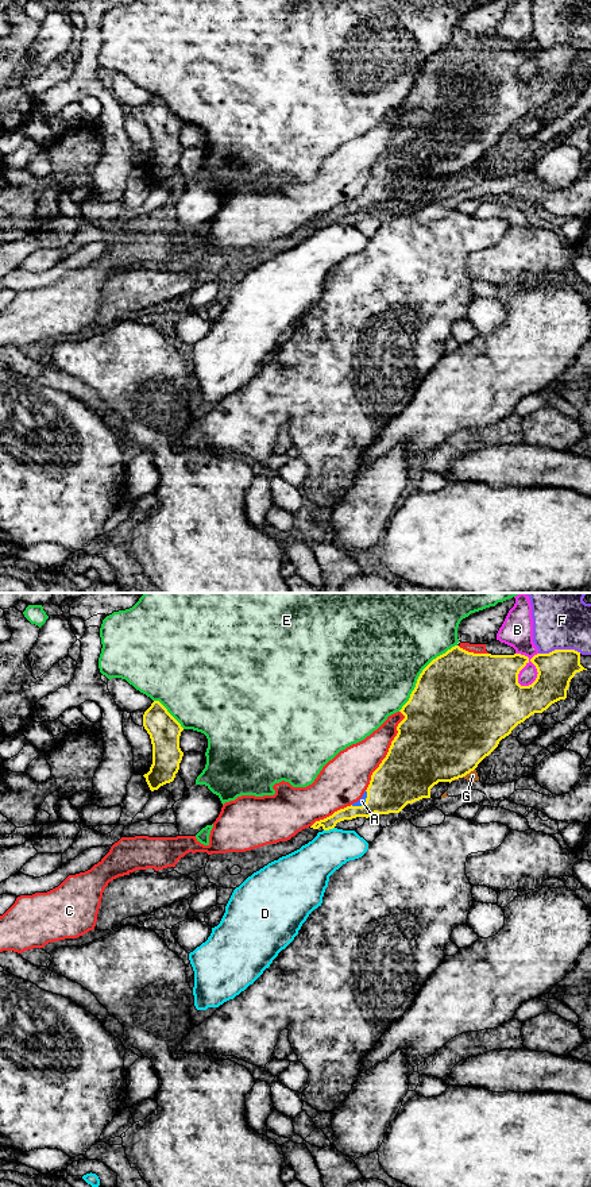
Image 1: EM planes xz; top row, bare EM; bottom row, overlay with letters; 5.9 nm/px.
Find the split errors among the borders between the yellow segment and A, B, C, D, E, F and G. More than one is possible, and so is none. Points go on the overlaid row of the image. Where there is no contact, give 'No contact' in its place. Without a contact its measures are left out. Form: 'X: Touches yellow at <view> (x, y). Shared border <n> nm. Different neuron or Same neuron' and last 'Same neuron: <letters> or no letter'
A: Touches yellow at xz (366, 802). Shared border 130 nm. Same neuron
B: Touches yellow at xz (535, 665). Shared border 220 nm. Different neuron
C: Touches yellow at xz (389, 751). Shared border 500 nm. Different neuron
D: Touches yellow at xz (328, 829). Shared border 70 nm. Different neuron
E: Touches yellow at xz (420, 674). Shared border 550 nm. Different neuron
F: Touches yellow at xz (559, 650). Shared border 260 nm. Different neuron
G: Touches yellow at xz (467, 773). Shared border 90 nm. Different neuron
Same neuron: A

